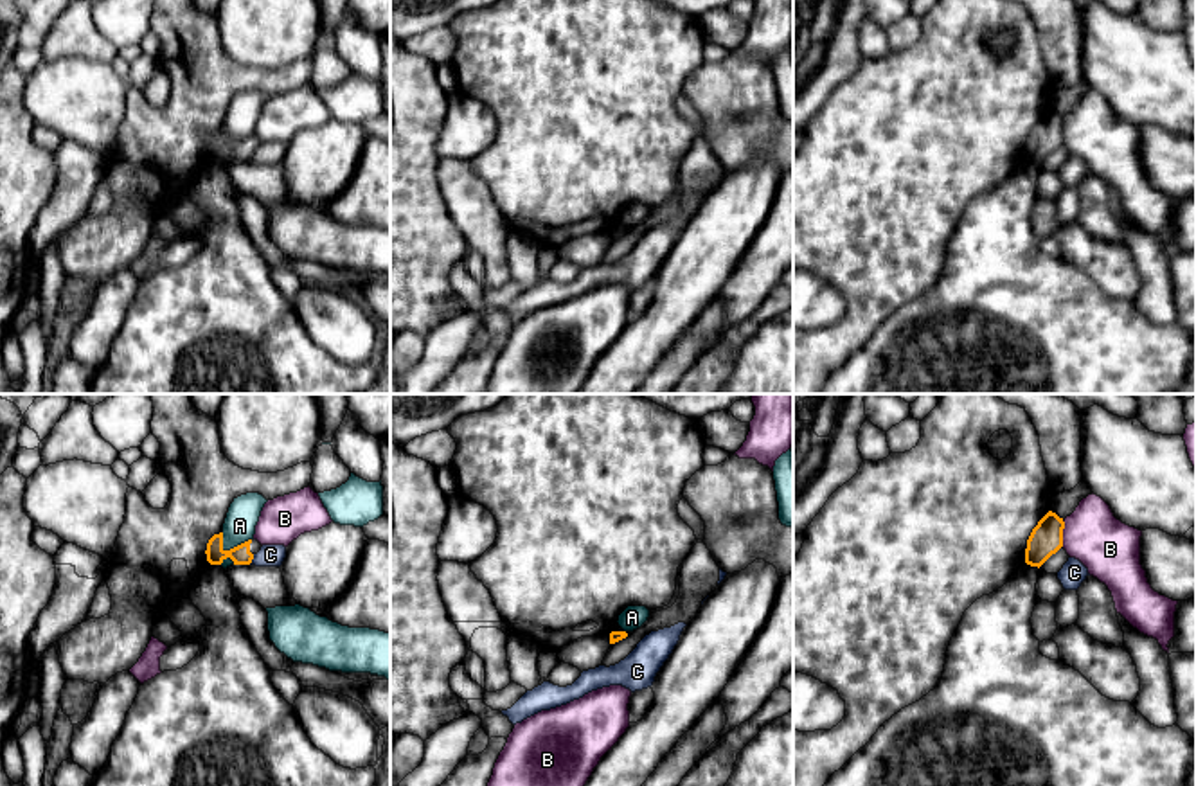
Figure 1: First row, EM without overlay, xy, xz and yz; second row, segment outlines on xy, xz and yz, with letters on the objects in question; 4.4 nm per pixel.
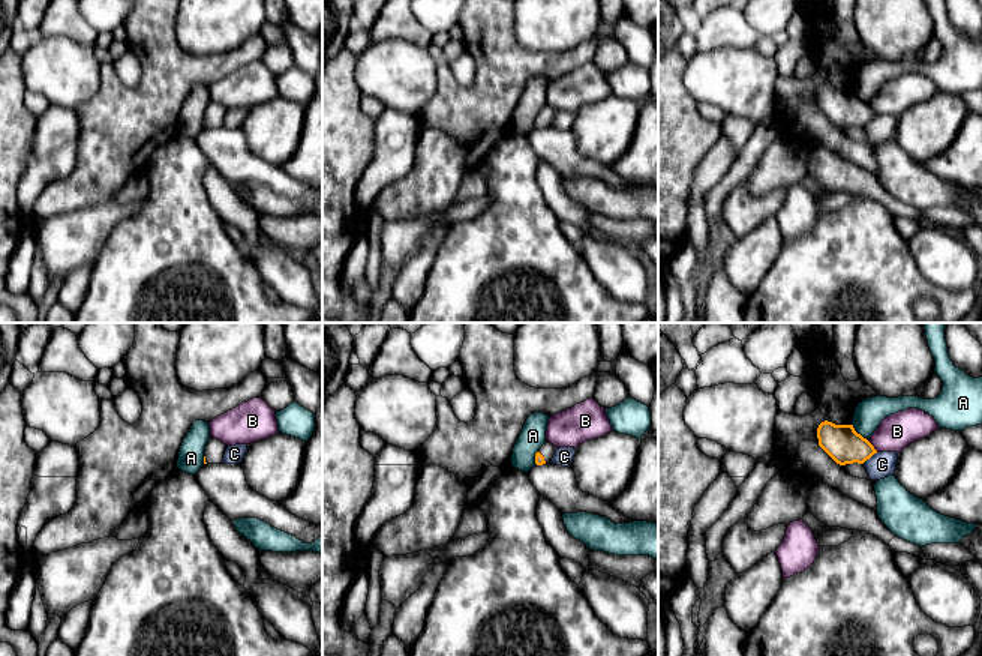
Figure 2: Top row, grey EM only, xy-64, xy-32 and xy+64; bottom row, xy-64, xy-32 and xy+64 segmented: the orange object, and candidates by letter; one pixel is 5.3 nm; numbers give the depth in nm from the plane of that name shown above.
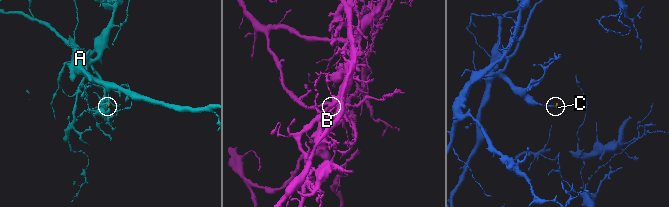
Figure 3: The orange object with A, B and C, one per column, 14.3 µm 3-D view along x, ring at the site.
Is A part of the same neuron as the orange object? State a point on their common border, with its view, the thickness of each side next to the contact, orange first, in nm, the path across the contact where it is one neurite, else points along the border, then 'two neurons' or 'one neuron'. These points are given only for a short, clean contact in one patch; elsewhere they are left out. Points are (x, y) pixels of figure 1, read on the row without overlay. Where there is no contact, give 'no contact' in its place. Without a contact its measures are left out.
contact xy (238, 142); calibres 90 and 140 nm; border xy (250, 135), (222, 146); two neurons

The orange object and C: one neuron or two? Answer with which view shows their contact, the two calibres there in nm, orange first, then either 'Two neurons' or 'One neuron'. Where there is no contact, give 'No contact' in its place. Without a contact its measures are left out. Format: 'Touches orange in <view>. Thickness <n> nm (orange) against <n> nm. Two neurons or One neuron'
Touches orange in xy. Thickness 90 nm (orange) against 100 nm. Two neurons

